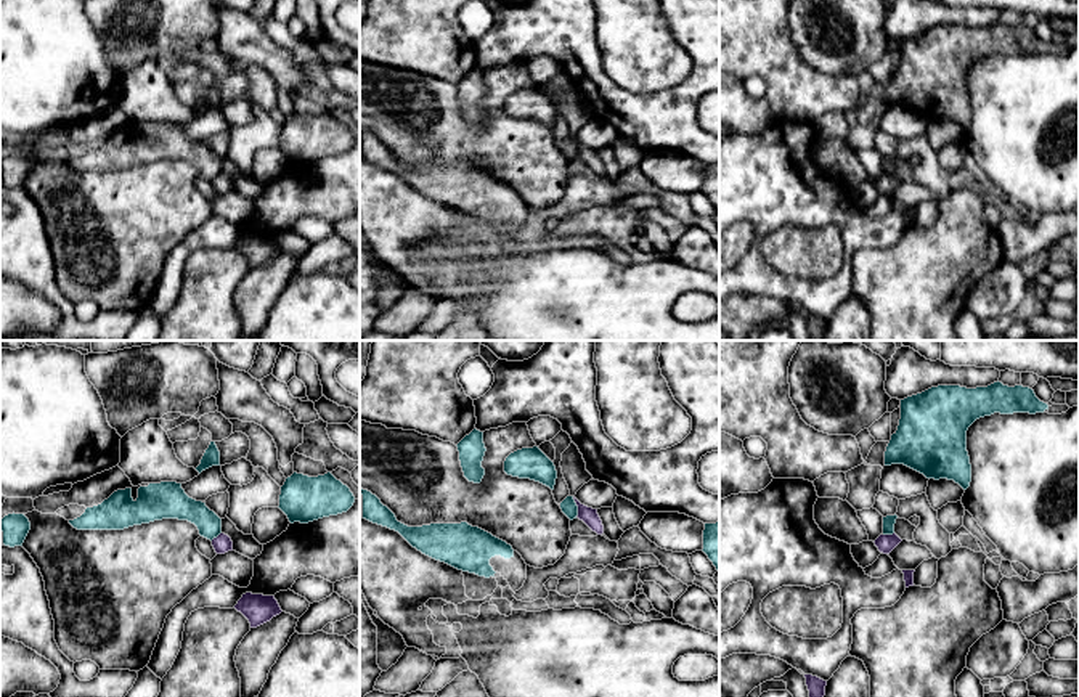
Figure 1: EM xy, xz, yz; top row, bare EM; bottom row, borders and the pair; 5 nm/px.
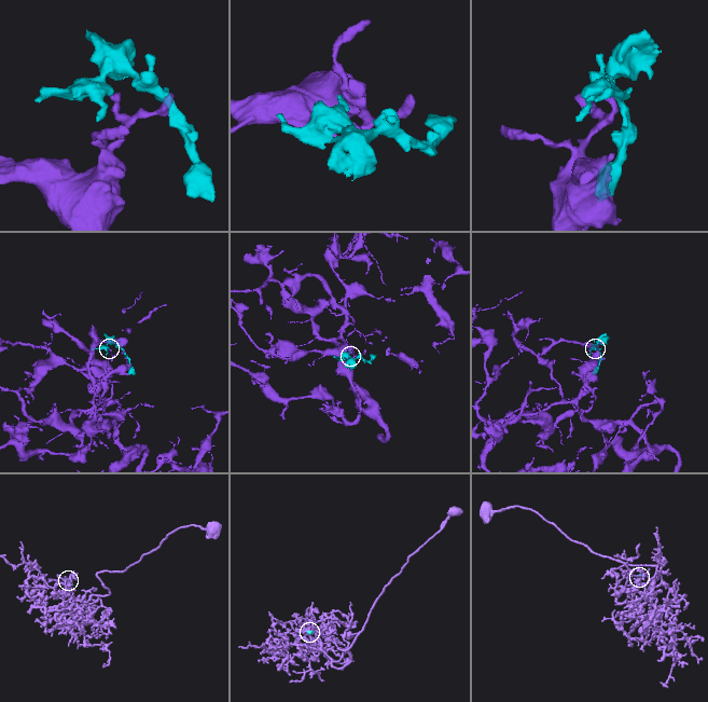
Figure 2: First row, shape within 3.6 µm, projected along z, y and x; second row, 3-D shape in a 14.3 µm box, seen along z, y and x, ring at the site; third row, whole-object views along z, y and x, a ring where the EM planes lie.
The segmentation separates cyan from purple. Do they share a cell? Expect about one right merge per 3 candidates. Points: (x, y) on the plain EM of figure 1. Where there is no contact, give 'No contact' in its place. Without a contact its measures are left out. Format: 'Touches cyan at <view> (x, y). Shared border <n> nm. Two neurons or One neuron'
Touches cyan at xz (577, 146). Shared border 110 nm. Two neurons

